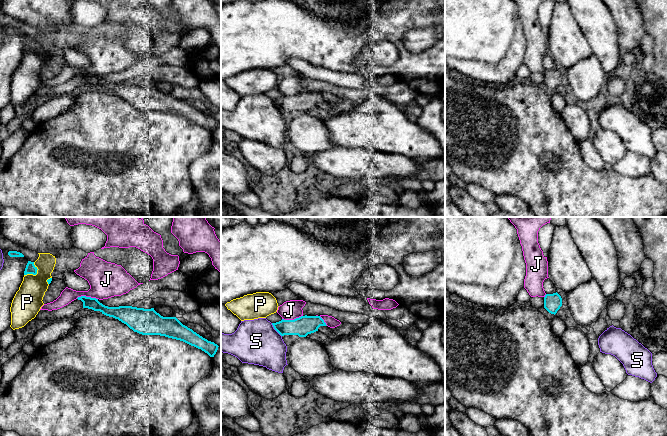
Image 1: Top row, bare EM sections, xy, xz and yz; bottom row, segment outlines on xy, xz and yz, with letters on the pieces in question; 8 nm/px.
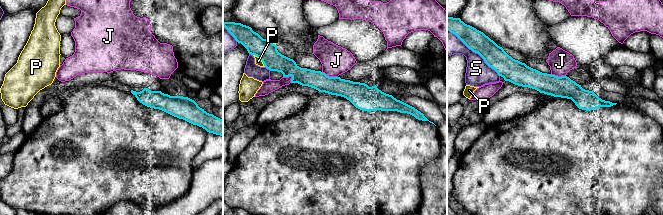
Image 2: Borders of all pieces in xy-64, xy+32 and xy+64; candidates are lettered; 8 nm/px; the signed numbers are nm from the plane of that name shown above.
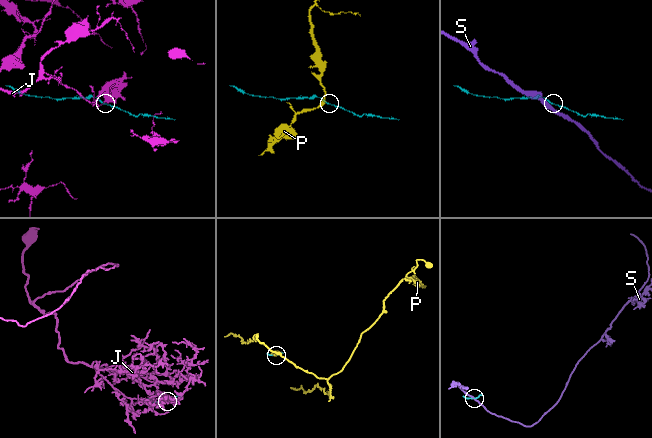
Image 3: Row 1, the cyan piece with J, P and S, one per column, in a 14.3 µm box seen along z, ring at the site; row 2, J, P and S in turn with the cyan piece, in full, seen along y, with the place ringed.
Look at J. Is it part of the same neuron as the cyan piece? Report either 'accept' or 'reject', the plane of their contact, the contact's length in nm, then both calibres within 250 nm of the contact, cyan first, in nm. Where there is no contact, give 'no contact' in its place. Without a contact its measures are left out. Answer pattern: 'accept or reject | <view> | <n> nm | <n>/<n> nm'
reject | xy | 180 nm | 100/280 nm

